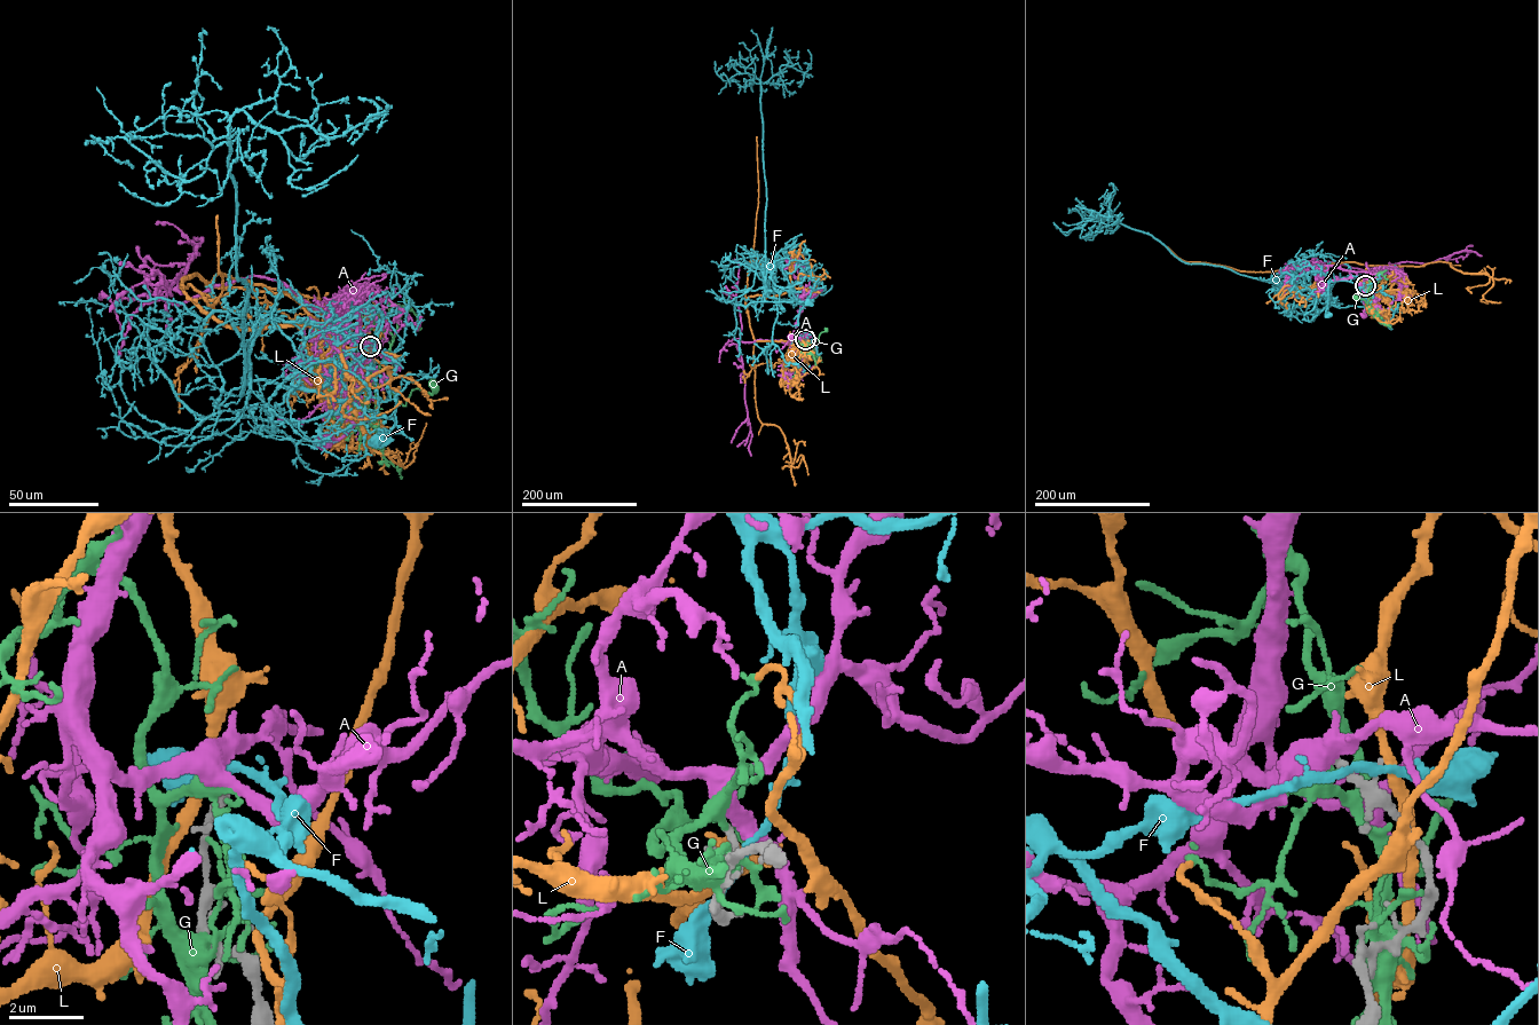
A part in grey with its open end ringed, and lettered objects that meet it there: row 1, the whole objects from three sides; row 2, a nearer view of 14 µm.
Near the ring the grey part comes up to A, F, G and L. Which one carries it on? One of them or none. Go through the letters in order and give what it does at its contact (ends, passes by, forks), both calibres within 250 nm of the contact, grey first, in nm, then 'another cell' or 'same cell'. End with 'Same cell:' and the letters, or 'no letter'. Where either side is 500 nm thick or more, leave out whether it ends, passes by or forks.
A: it forks; calibres 200 and 440 nm; another cell
F: it passes by; calibres 240 and 220 nm; another cell
G: it passes by; calibres 220 and 280 nm; another cell
L: it passes by; calibres 130 and 280 nm; another cell
Same cell: no letter

